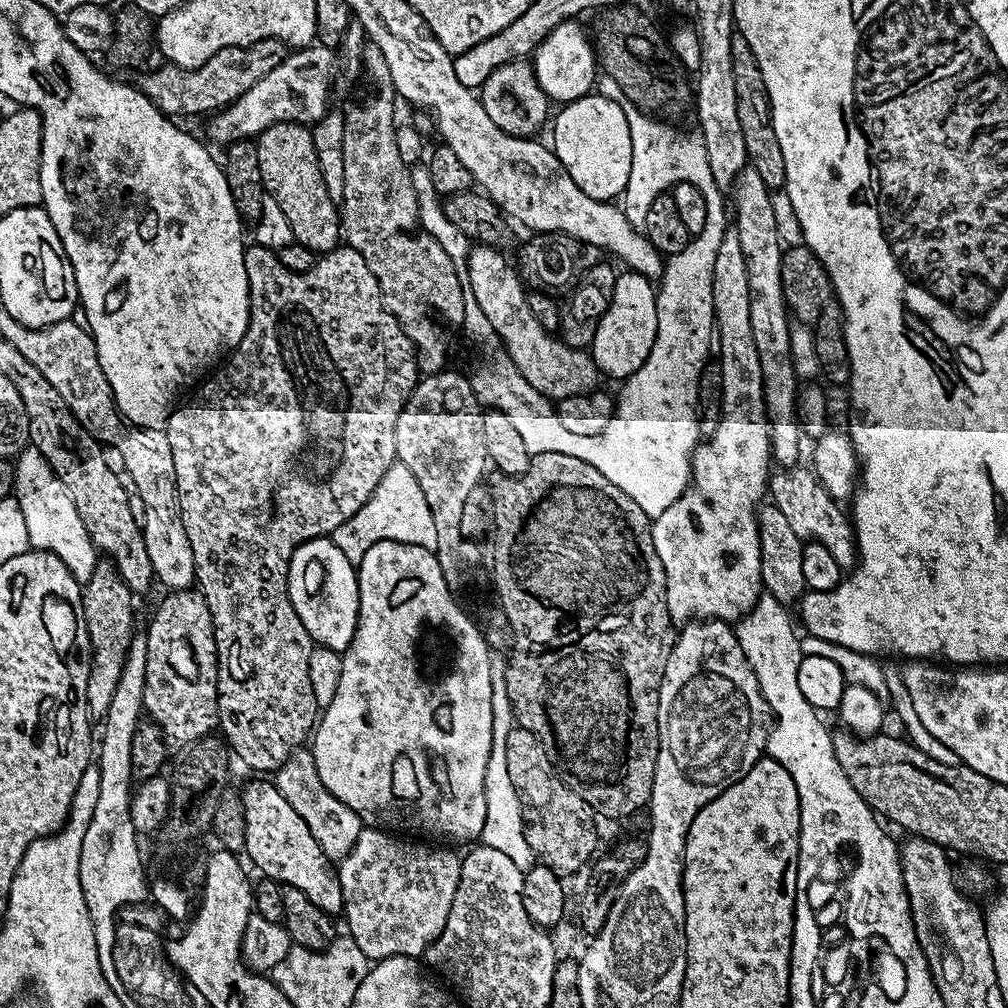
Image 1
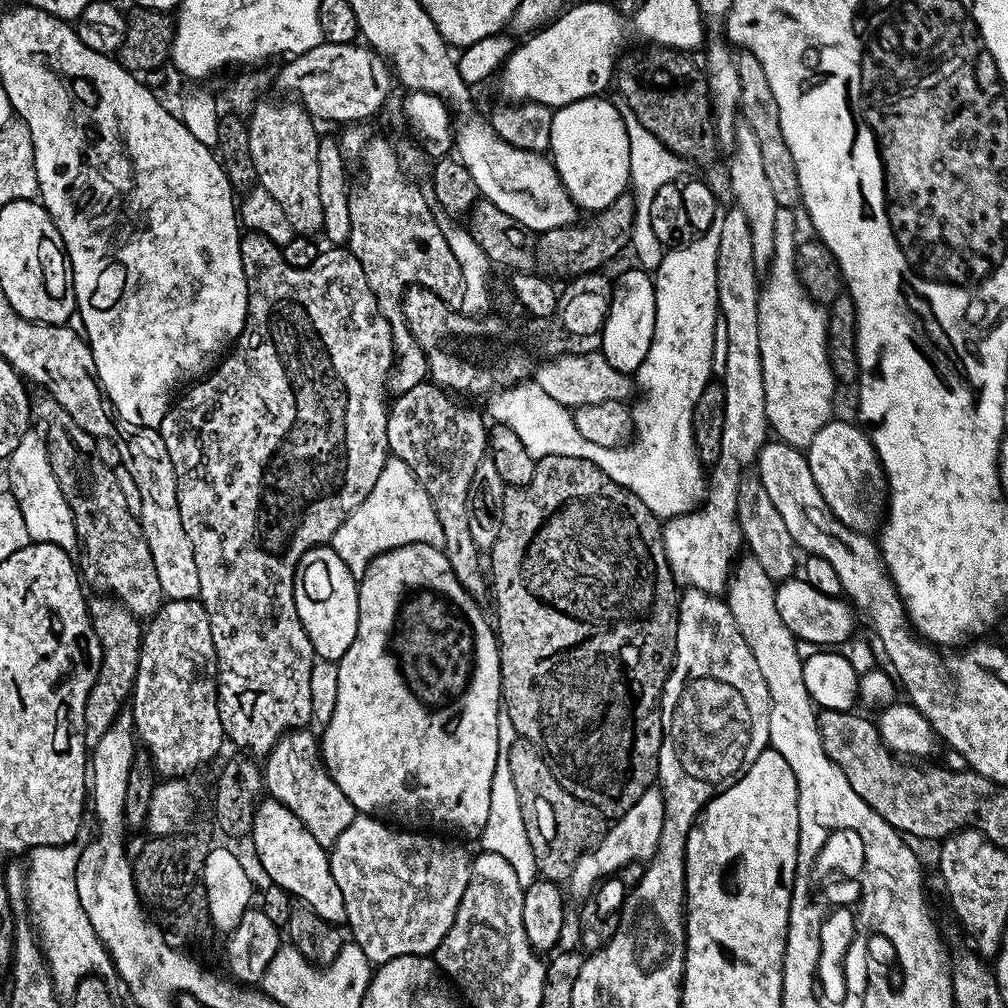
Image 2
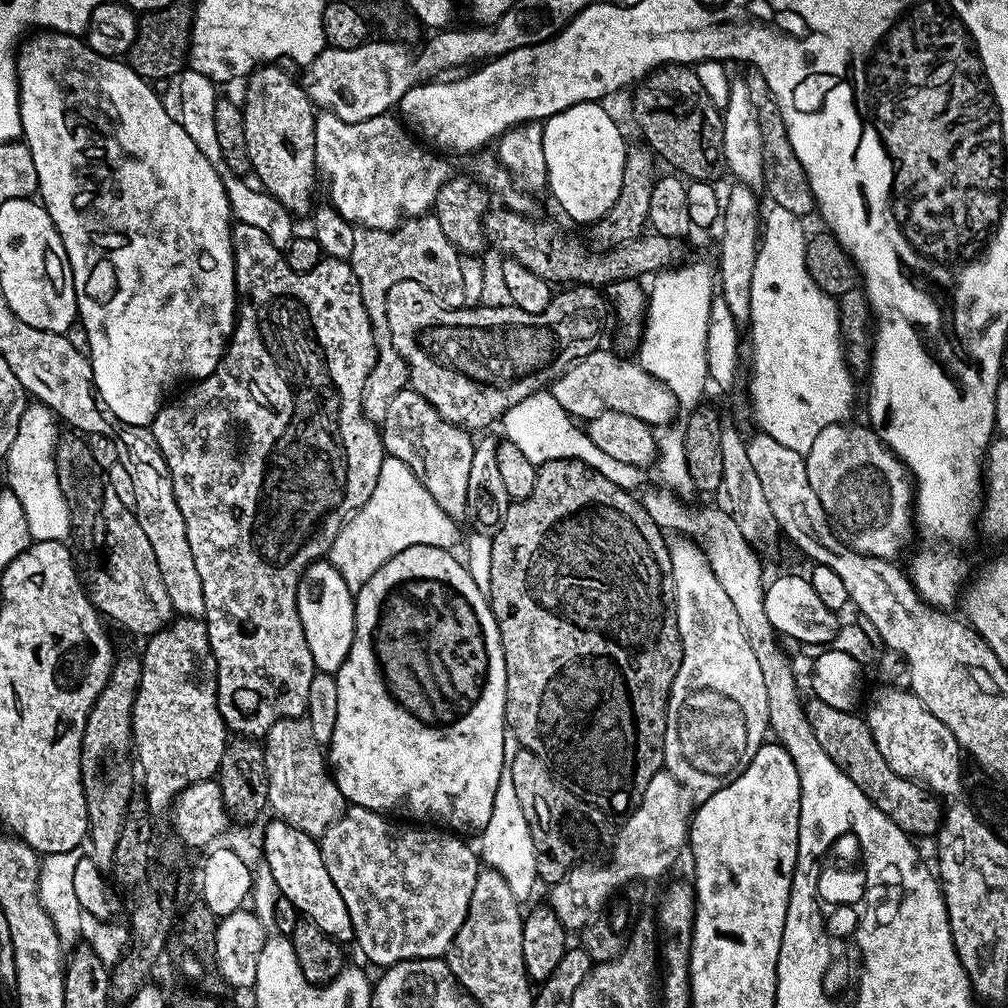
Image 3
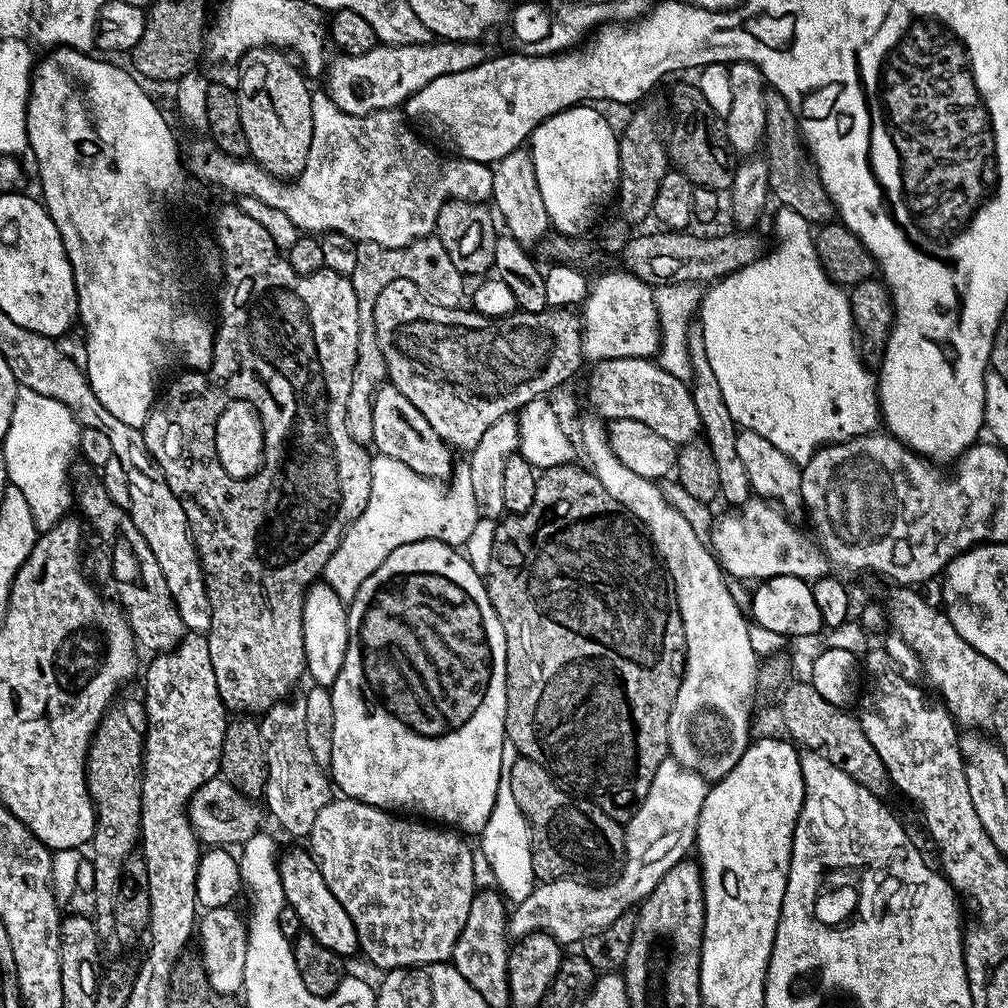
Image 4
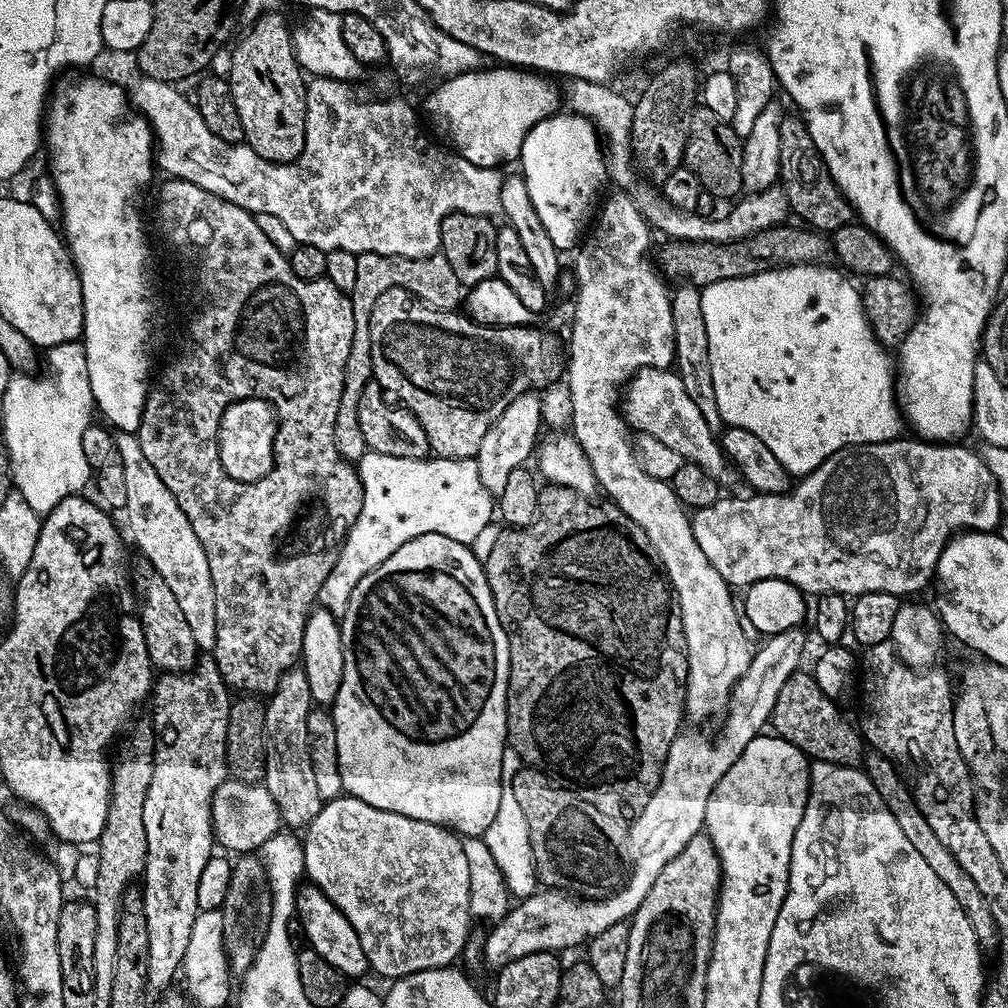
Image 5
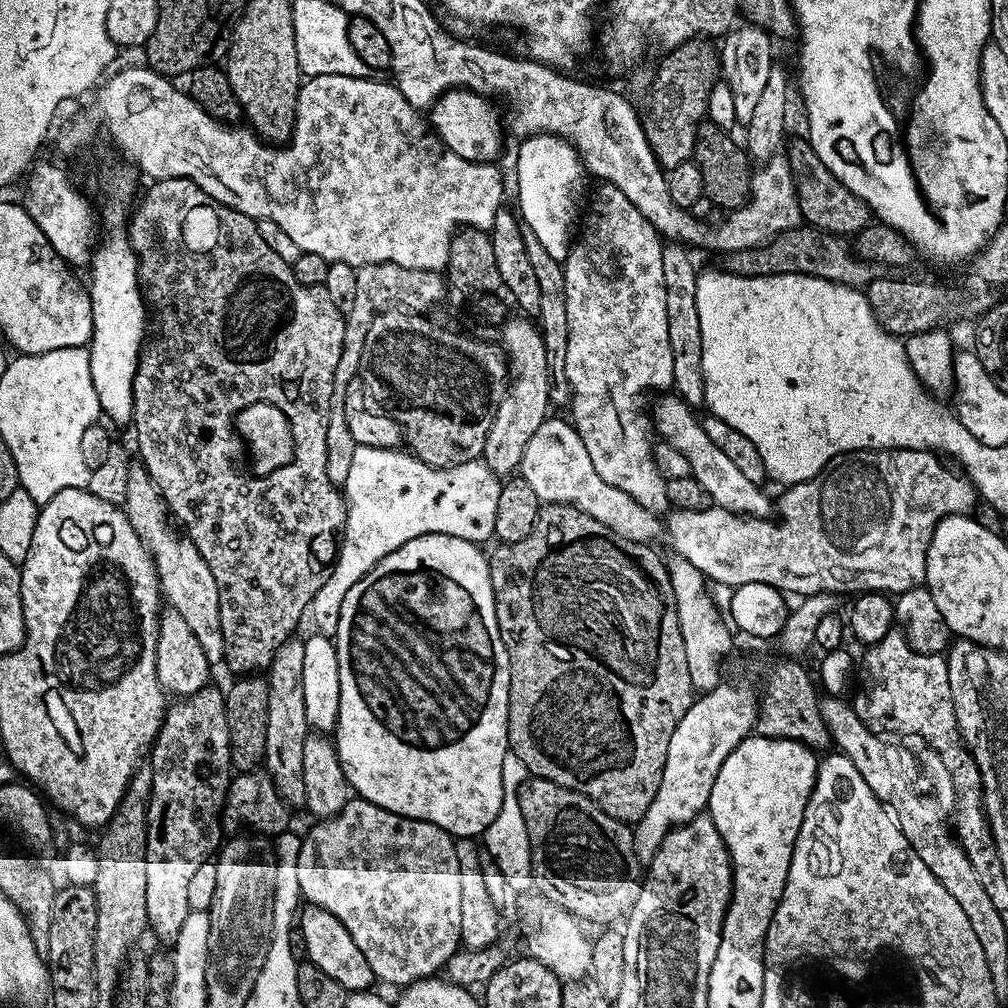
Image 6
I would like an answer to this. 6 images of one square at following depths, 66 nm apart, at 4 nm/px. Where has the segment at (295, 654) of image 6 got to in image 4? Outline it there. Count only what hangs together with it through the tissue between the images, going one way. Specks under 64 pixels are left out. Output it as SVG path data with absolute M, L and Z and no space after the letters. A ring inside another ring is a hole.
M289 698L287 700L282 700L282 701L280 701L279 704L276 704L273 708L270 708L270 709L268 709L267 712L263 713L263 715L261 715L259 717L258 723L260 726L260 733L262 734L262 738L264 739L264 749L266 750L266 766L268 767L268 777L266 778L266 786L264 787L264 795L262 797L263 803L266 805L266 808L267 808L266 803L268 803L268 808L270 811L272 811L273 818L276 819L277 822L280 823L281 826L284 827L286 831L289 832L290 835L307 837L309 835L309 833L311 833L312 827L314 826L314 820L316 818L318 818L318 814L322 814L322 810L324 809L324 807L326 807L326 805L328 805L329 802L333 800L333 798L334 798L334 785L330 779L329 773L327 771L325 771L325 769L320 768L318 766L318 762L314 762L314 754L310 754L310 745L309 745L309 743L306 742L306 702L302 698Z

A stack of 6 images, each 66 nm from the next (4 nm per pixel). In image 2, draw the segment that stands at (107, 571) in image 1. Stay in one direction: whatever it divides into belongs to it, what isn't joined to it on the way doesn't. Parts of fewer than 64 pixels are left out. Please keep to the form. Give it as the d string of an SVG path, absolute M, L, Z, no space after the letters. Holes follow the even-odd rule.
M96 594L88 600L88 617L92 623L94 634L98 634L98 642L102 650L98 678L94 686L90 686L90 694L86 694L86 710L84 711L84 742L91 746L99 742L102 734L110 730L110 726L118 718L120 712L125 711L132 695L132 687L138 674L138 658L140 657L140 637L142 635L141 621L120 600L115 600L107 594Z

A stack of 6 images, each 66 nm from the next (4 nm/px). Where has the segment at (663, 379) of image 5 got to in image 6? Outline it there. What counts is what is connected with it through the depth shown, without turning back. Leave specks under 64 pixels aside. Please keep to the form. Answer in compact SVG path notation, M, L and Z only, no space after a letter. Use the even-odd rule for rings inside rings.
M664 394L657 400L660 401L650 408L655 435L686 457L686 462L690 462L691 476L700 483L702 490L706 490L706 494L710 494L713 505L737 512L739 516L771 517L774 504L771 499L768 501L767 494L763 492L765 489L750 482L750 478L746 478L746 474L742 474L742 470L738 470L738 466L734 466L734 462L730 462L714 442L710 442L710 434L706 434L701 417L692 413L695 411L689 404L675 394Z

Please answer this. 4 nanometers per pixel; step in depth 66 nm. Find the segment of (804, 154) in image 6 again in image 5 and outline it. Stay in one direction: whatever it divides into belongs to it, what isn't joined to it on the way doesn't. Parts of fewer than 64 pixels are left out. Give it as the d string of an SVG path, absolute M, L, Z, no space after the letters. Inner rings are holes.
M781 115L778 126L778 166L780 179L778 186L786 194L786 202L793 217L797 216L801 225L815 231L831 234L842 226L853 223L854 213L840 187L828 173L824 157L814 146L808 133L808 125L799 115Z

